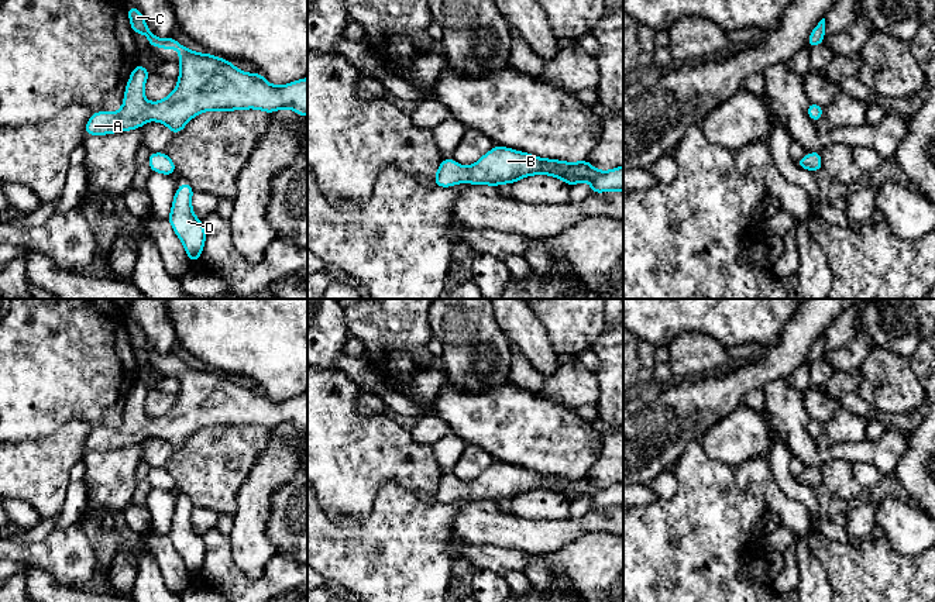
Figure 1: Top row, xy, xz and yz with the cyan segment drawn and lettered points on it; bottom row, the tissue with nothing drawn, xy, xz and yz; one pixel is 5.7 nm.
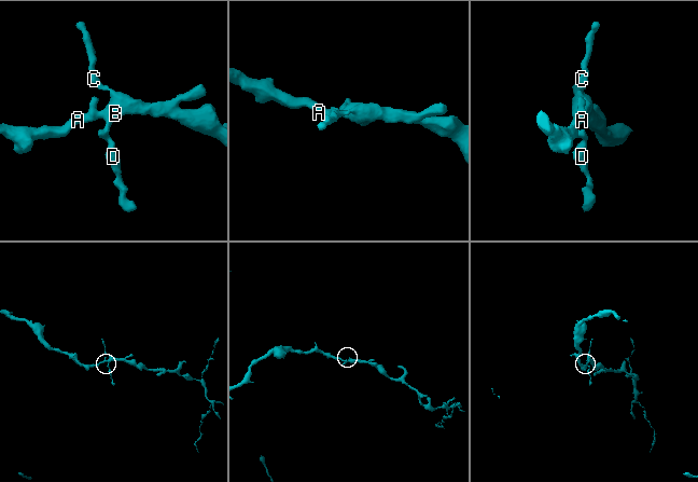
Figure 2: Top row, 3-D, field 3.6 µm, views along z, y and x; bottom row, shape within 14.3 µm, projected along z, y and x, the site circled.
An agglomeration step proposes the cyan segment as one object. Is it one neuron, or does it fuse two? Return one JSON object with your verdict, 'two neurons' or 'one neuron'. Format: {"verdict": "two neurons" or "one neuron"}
{"verdict": "one neuron"}

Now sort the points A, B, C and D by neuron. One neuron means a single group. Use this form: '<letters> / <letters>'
A B C D

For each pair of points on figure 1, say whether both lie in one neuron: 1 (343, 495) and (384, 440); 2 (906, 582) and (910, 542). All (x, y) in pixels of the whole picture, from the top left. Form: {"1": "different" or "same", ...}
{"1": "same", "2": "different"}

